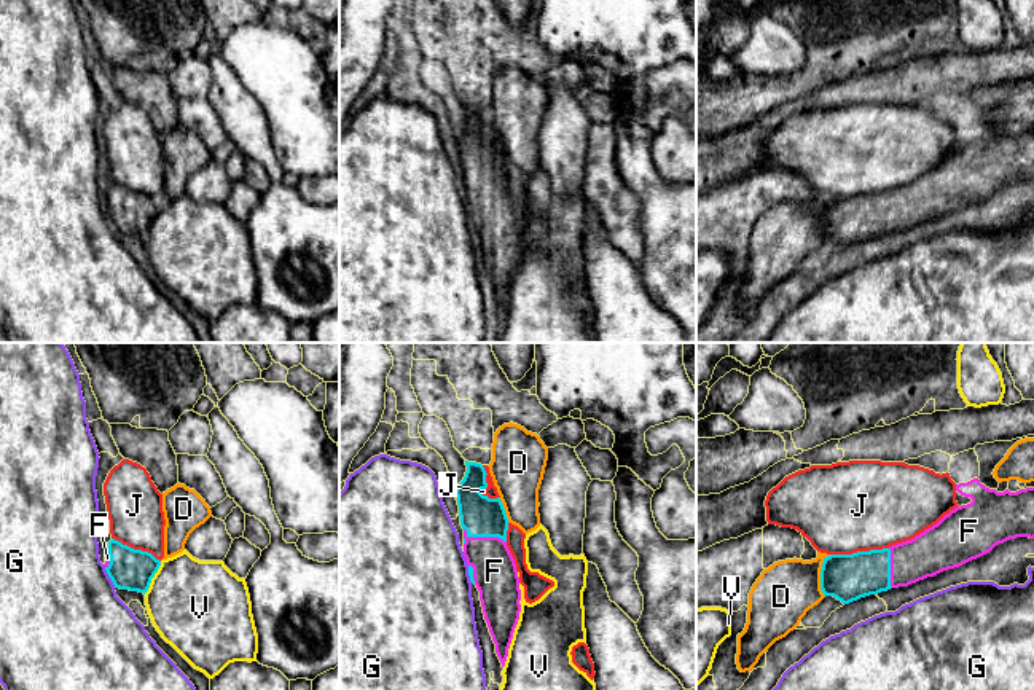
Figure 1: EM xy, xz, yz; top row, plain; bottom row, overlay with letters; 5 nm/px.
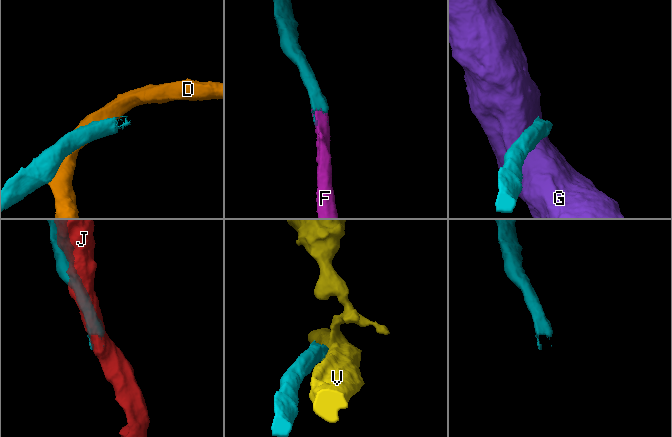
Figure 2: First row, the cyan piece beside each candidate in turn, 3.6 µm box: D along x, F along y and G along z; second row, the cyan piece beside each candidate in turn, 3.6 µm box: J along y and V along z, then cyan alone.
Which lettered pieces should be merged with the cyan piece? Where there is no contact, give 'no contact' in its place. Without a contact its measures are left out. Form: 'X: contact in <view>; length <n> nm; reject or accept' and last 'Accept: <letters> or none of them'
D: contact in yz; length 220 nm; reject
F: contact in xz; length 220 nm; accept
G: contact in xy; length 120 nm; reject
J: contact in yz; length 300 nm; reject
V: contact in xy; length 190 nm; reject
Accept: F

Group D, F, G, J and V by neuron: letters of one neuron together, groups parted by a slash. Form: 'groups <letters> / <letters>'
groups D / F / G / J / V

